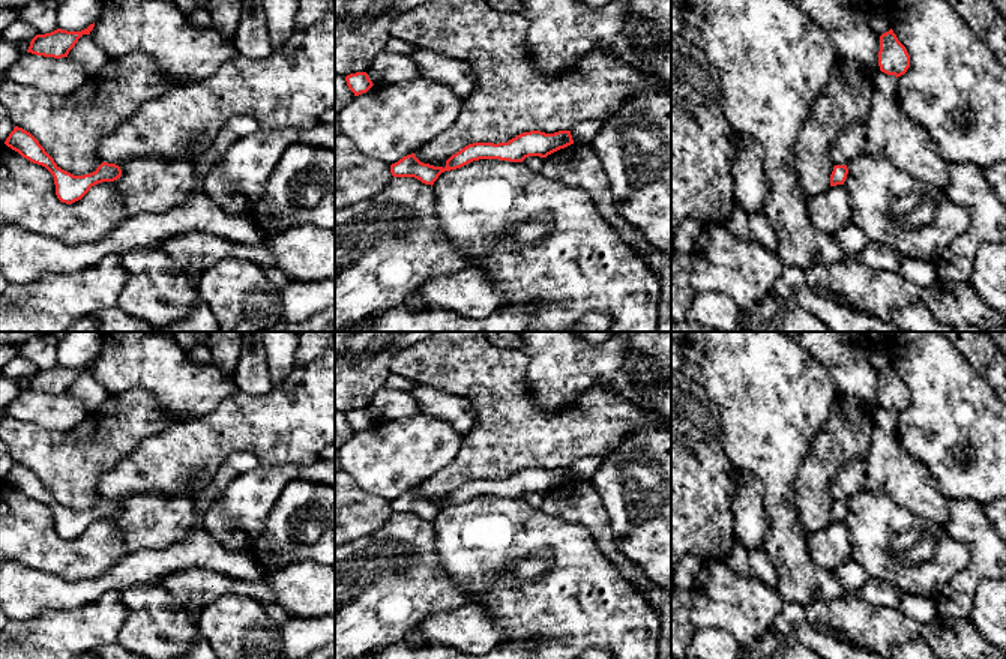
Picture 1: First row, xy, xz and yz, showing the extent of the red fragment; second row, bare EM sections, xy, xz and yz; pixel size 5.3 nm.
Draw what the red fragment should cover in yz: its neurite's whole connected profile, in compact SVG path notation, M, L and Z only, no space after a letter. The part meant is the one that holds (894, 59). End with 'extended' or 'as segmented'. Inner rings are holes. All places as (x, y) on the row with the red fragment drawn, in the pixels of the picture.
M892 29L880 36L878 66L881 72L896 78L910 68L910 56Z; as segmented

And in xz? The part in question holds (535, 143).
M530 131L517 135L508 143L473 143L452 155L446 161L446 167L434 167L420 162L414 153L404 156L390 165L393 177L414 177L425 185L434 185L444 171L461 168L479 159L500 159L509 162L523 162L529 156L547 158L548 155L574 144L571 131L559 131L545 134Z; as segmented

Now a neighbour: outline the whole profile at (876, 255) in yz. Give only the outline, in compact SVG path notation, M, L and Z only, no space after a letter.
M866 242L863 251L857 255L857 260L875 270L898 270L904 255L887 245Z

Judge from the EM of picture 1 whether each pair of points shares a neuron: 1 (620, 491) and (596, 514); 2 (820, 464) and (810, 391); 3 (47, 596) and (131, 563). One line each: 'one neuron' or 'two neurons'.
1: two neurons
2: two neurons
3: one neuron

